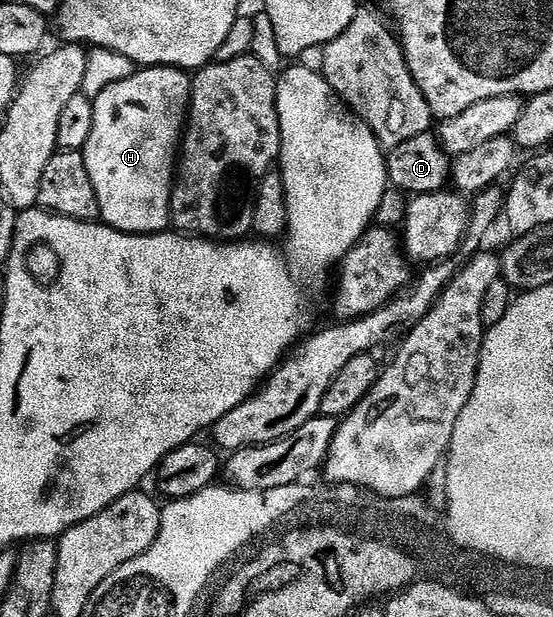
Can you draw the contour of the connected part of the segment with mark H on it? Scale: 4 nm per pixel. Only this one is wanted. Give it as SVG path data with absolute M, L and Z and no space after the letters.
M149 66L136 69L129 80L121 80L105 92L101 92L93 100L93 132L89 132L89 140L81 153L85 160L85 168L89 168L89 180L93 180L93 188L97 192L99 201L99 218L114 230L121 230L125 234L158 234L171 226L171 188L175 185L175 171L177 169L177 155L181 149L181 139L191 104L191 78L184 71L174 66Z

